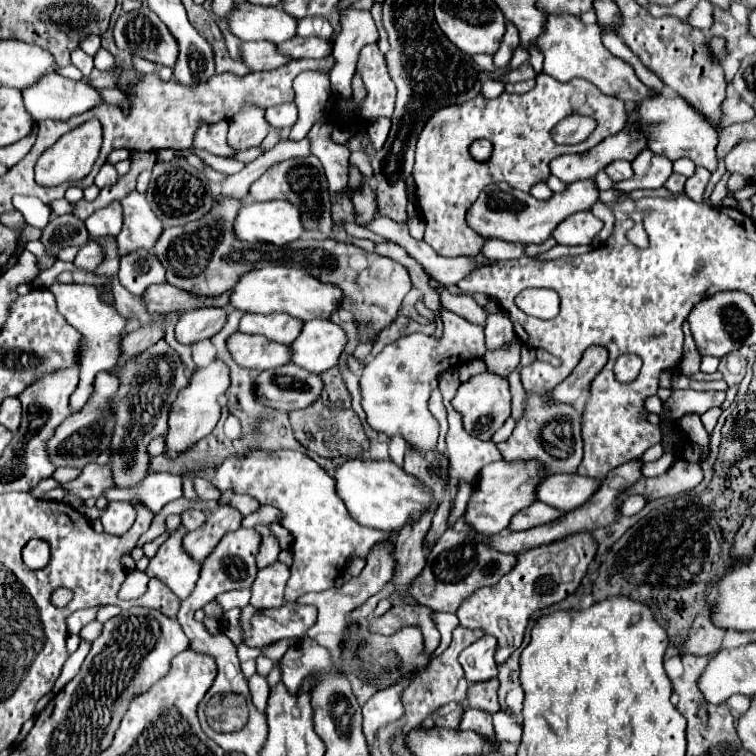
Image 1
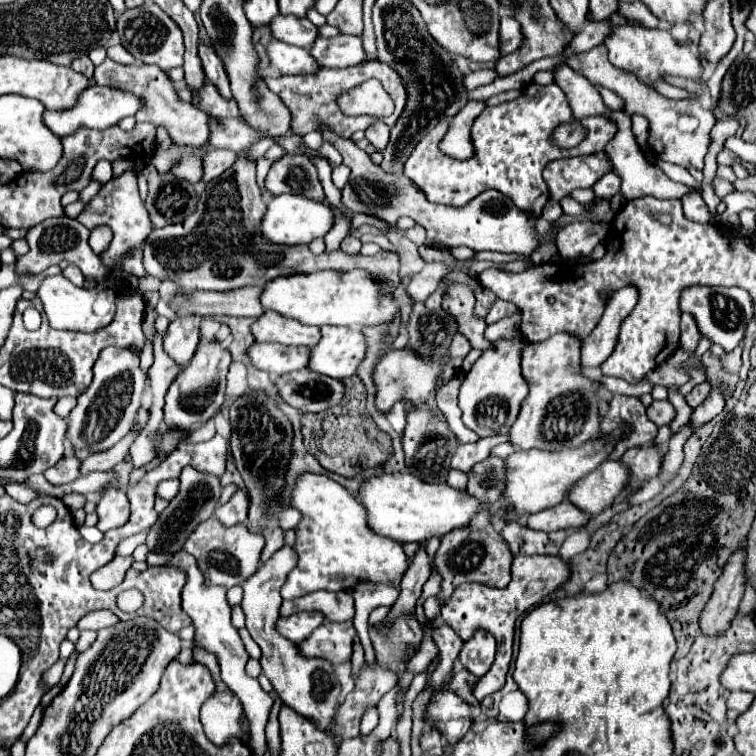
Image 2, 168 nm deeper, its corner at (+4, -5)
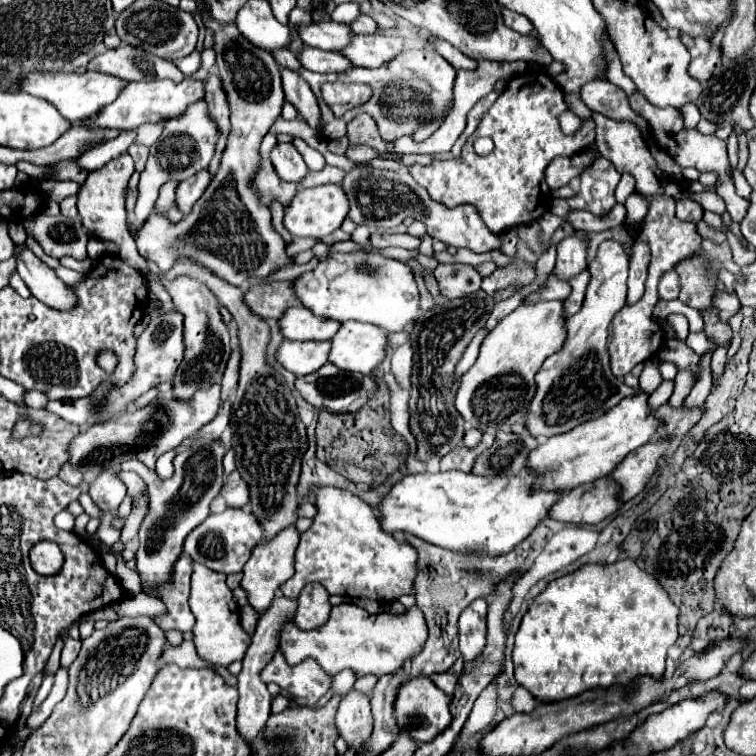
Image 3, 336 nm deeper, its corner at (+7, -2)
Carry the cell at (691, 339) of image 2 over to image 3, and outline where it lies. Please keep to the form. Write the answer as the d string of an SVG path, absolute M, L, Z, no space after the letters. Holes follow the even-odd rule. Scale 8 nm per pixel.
M703 239L701 245L702 251L696 259L688 259L688 263L680 263L680 267L674 269L680 275L682 283L678 299L698 311L710 307L718 281L718 270L722 267L735 267L737 282L744 283L740 275L740 266L733 261L727 241L717 245L709 239Z

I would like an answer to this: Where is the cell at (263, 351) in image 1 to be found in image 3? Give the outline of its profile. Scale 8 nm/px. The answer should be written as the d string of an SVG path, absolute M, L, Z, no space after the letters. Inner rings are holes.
M284 341L274 359L294 375L308 375L328 361L328 347L330 341Z

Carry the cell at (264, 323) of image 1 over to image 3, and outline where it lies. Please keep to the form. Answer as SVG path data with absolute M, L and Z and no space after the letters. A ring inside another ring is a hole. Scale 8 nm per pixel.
M292 305L278 319L278 327L284 339L290 341L328 341L338 331L340 323L330 319L316 319L300 305Z

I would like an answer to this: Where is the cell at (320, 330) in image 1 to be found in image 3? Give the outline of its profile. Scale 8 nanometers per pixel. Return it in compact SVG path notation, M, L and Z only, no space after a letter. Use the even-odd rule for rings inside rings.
M344 321L332 339L328 361L340 369L356 373L372 373L384 359L386 331L368 323Z

